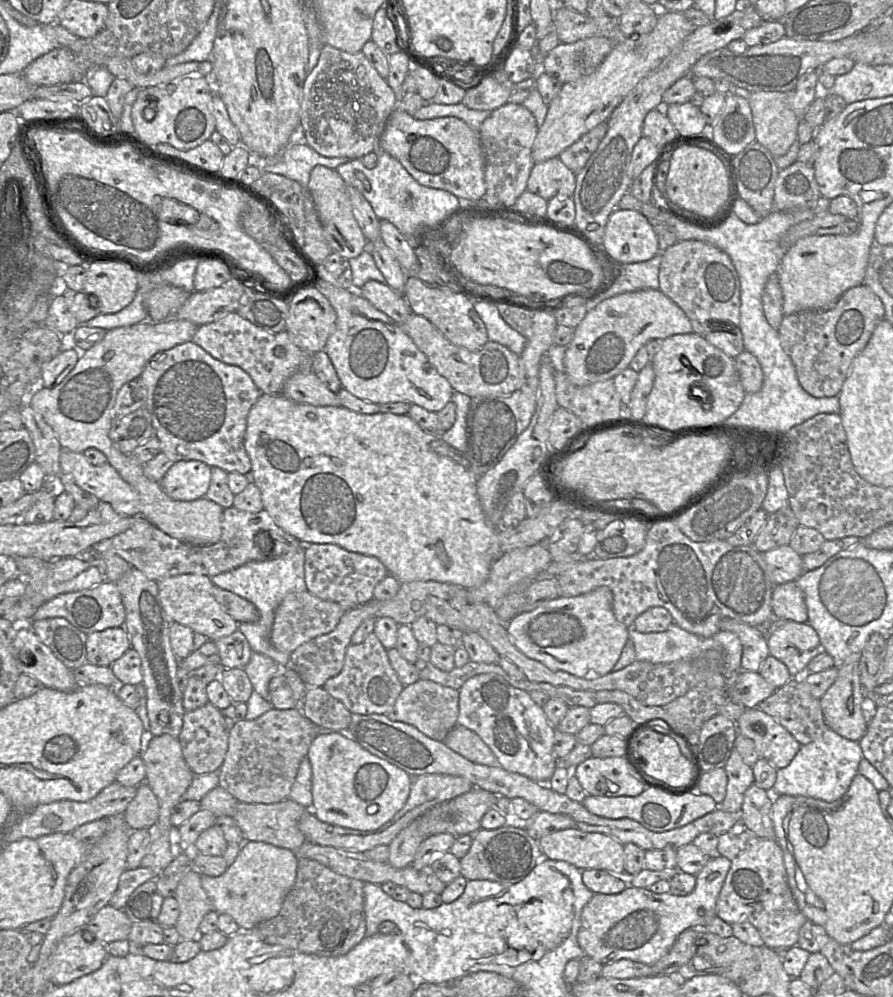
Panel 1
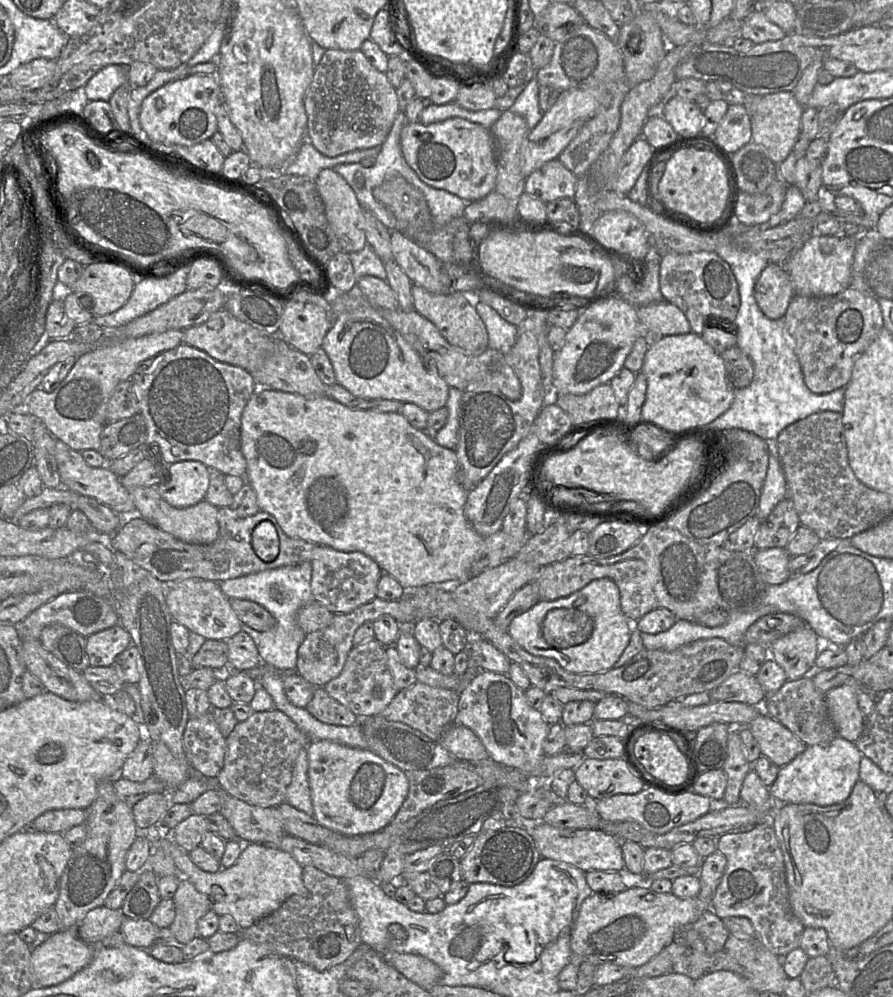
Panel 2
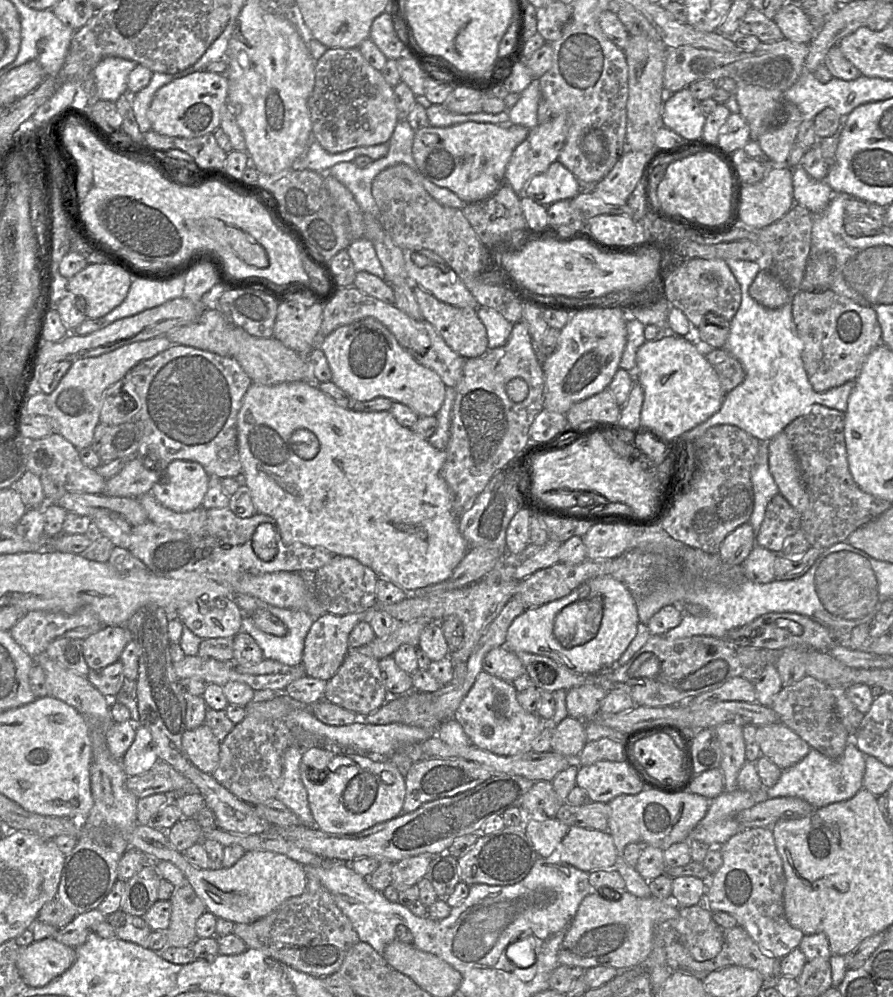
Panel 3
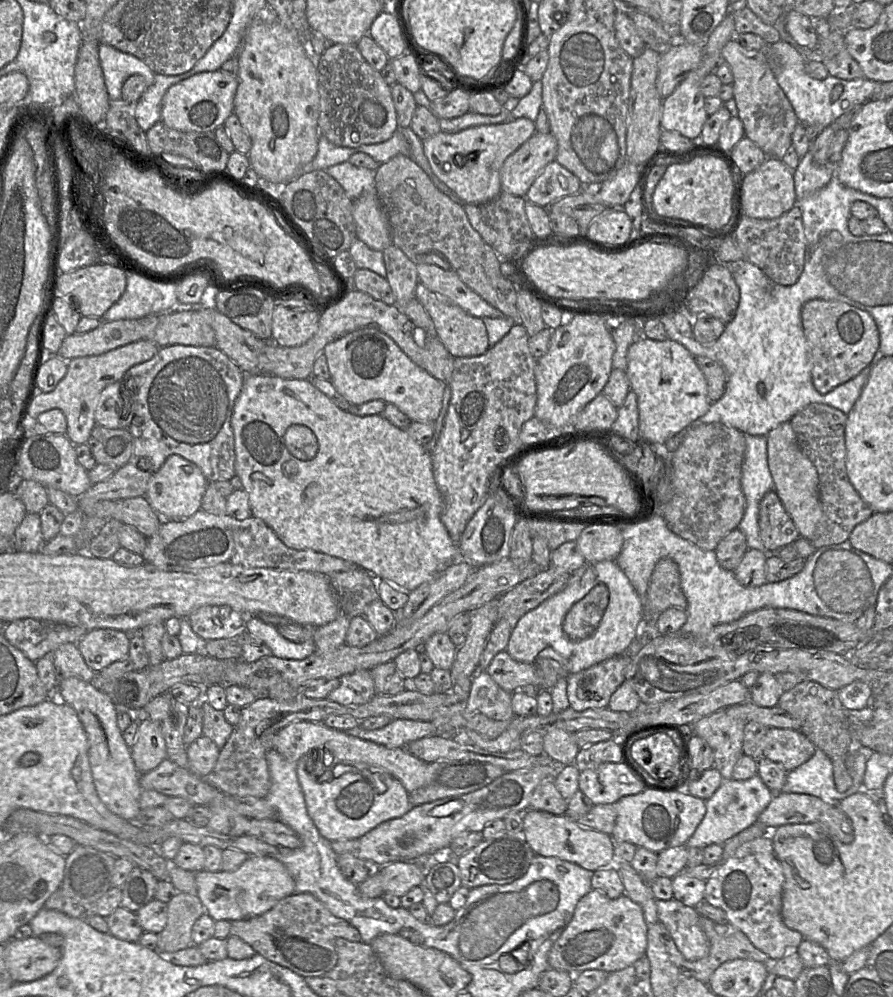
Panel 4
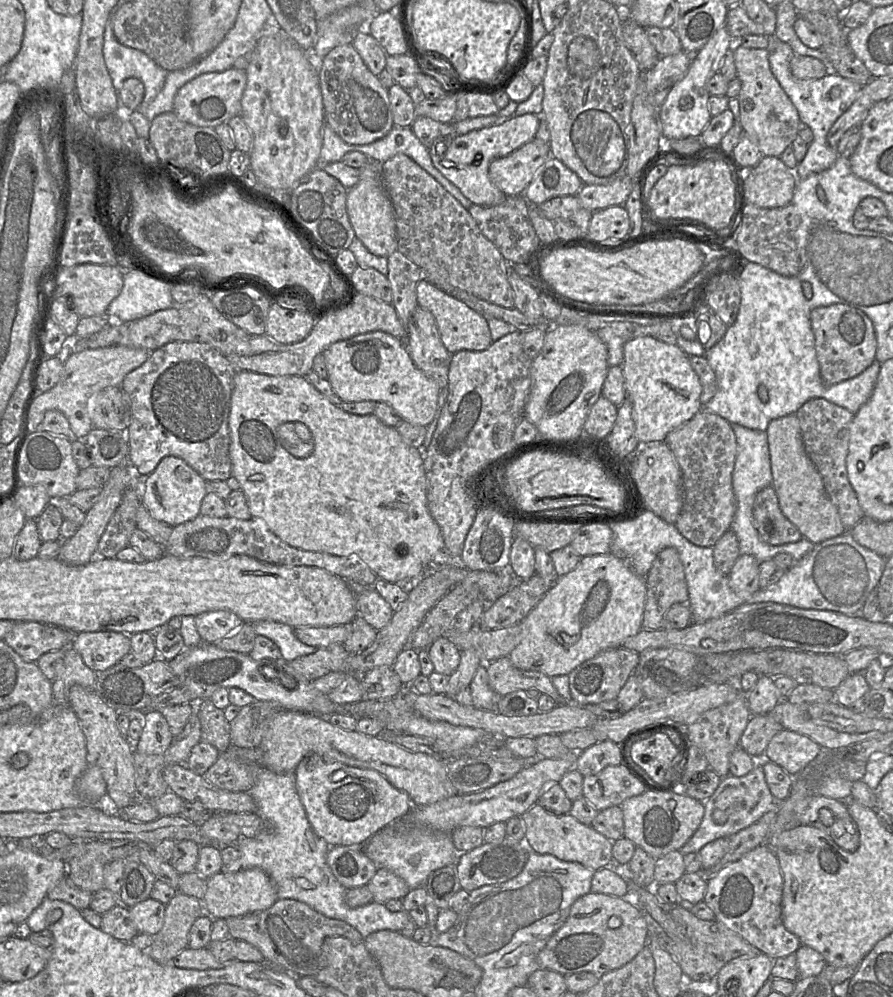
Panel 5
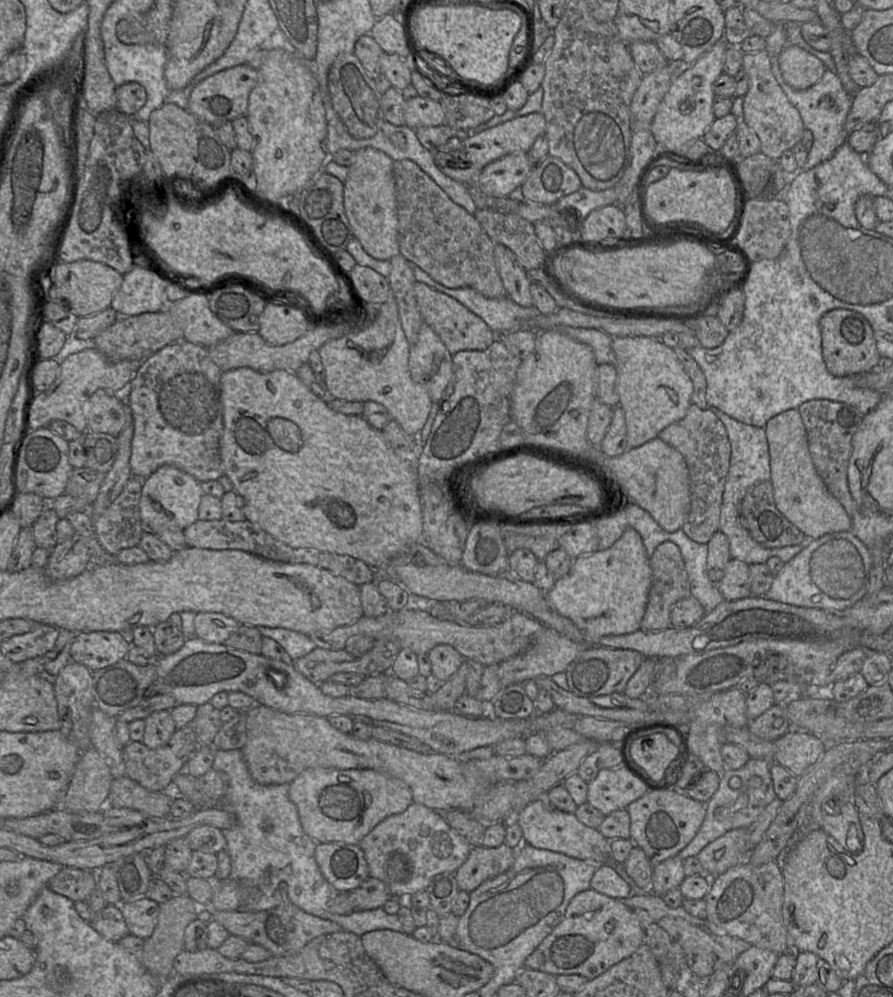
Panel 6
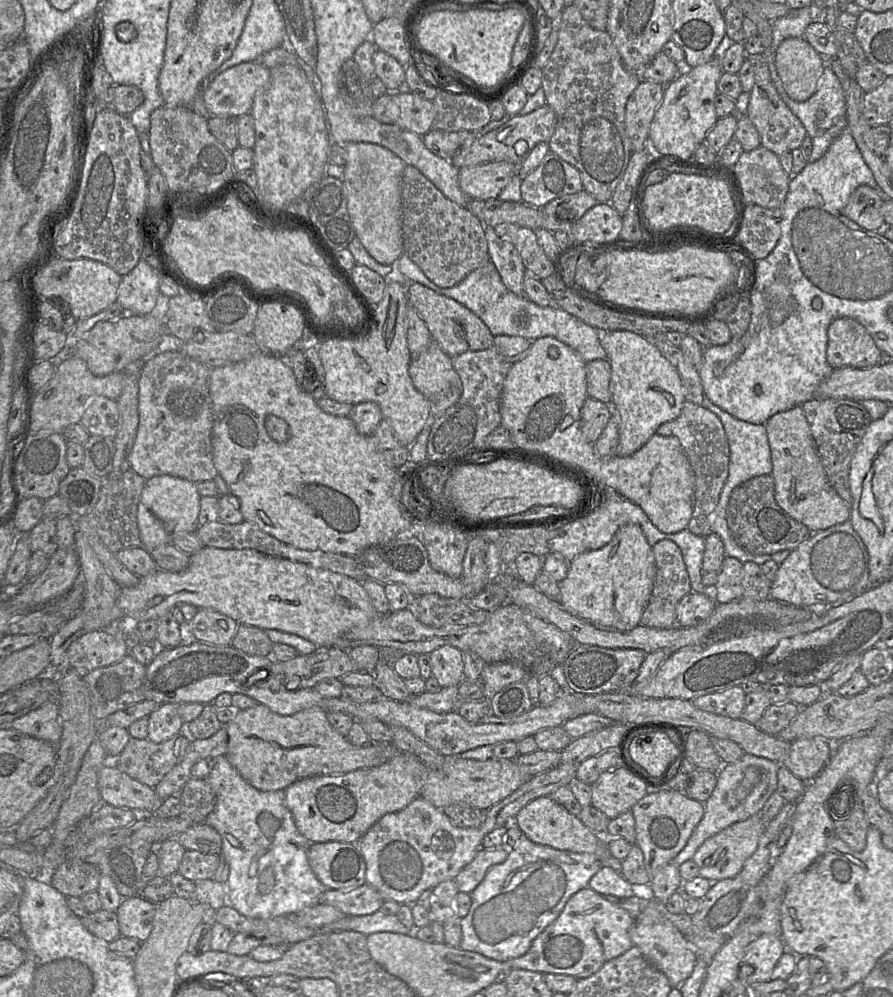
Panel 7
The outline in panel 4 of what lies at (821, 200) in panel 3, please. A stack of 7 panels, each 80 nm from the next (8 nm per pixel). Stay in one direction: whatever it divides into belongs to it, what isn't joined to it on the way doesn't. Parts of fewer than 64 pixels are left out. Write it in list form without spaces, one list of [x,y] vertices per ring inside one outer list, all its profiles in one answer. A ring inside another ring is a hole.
[[[810,150],[800,159],[793,171],[797,201],[802,200],[826,186],[833,177],[831,164],[819,165]]]

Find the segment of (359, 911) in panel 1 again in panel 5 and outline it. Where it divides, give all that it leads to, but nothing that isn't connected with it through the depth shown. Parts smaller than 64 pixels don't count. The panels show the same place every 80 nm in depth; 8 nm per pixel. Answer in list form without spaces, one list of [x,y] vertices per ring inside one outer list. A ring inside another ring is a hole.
[[[278,899],[270,908],[243,916],[226,919],[229,936],[257,947],[267,963],[291,970],[298,976],[314,976],[326,966],[322,944],[327,937],[345,937],[354,943],[362,943],[362,935],[351,925],[317,912],[309,905],[293,900]]]

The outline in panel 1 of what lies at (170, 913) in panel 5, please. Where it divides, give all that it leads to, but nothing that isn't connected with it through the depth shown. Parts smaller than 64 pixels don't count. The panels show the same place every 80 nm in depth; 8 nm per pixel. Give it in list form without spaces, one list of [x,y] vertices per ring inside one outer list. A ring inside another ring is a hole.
[[[190,868],[179,882],[174,898],[179,904],[179,917],[175,928],[181,940],[196,939],[203,917],[213,909],[202,887],[201,874]]]

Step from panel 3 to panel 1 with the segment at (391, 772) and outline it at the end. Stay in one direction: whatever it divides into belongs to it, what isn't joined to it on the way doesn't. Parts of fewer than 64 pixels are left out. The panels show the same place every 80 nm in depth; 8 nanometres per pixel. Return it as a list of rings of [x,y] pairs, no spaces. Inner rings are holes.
[[[341,733],[318,734],[307,756],[312,766],[312,812],[321,822],[359,831],[377,830],[401,810],[410,794],[409,774]]]

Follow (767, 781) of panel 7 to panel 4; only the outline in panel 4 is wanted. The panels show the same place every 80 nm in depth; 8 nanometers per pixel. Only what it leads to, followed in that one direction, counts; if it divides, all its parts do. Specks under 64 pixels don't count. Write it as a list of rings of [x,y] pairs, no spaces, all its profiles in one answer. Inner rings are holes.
[[[759,775],[745,781],[724,780],[713,796],[706,800],[706,814],[685,846],[704,849],[712,844],[723,845],[756,824],[760,814],[770,804],[775,794],[764,784]]]

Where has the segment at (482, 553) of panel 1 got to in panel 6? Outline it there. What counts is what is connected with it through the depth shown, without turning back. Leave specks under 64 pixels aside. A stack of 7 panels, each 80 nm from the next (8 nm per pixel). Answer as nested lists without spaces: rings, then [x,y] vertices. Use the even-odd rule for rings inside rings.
[[[240,367],[237,369],[223,371],[221,376],[221,399],[224,407],[224,430],[220,441],[221,458],[224,465],[225,475],[227,475],[234,484],[234,491],[243,497],[243,511],[245,513],[246,520],[258,525],[271,536],[292,548],[315,549],[339,555],[349,555],[364,561],[375,571],[381,569],[386,563],[401,553],[408,546],[421,541],[423,521],[418,492],[417,462],[410,462],[400,458],[389,445],[383,435],[383,432],[370,426],[370,424],[361,415],[345,415],[332,410],[328,403],[315,395],[312,390],[296,375],[296,373],[287,370],[274,370],[264,373],[249,367]]]

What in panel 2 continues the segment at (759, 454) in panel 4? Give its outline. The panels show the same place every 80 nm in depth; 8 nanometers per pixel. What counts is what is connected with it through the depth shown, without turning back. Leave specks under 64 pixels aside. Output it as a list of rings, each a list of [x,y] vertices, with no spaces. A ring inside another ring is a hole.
[[[771,446],[768,469],[762,486],[757,516],[765,520],[773,508],[787,497],[787,486],[779,459]]]

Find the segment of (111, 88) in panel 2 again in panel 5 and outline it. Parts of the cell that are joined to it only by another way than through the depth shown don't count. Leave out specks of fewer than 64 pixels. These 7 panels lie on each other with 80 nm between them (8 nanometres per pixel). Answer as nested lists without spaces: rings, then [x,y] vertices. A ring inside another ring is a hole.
[[[110,19],[105,26],[103,56],[117,92],[121,90],[124,81],[130,77],[142,81],[145,95],[137,110],[144,114],[162,90],[169,72],[157,65],[144,52],[122,45],[114,34]]]

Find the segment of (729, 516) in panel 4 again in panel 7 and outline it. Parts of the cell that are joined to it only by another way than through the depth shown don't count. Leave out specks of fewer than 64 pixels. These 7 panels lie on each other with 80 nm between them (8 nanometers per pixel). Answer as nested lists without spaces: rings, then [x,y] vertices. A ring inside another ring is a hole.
[[[685,400],[680,415],[660,425],[656,431],[661,436],[675,436],[689,460],[695,476],[694,506],[687,529],[706,537],[711,533],[709,515],[717,506],[729,472],[729,445],[720,419],[708,409]]]

